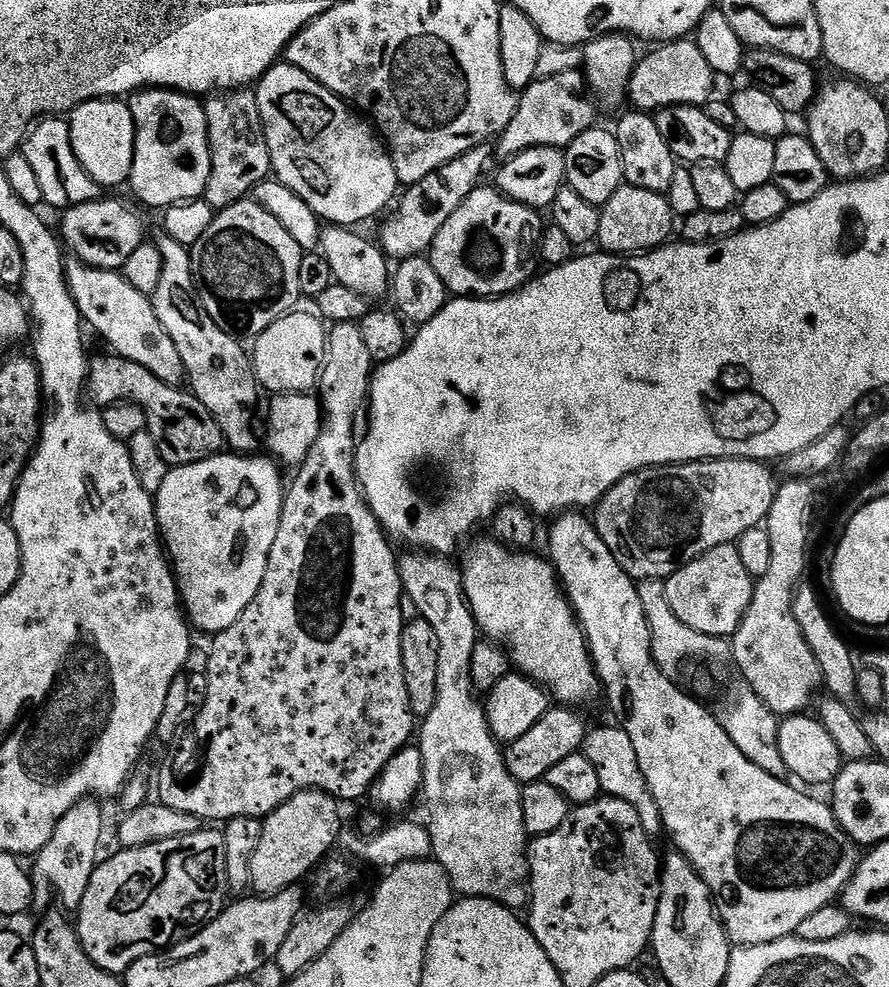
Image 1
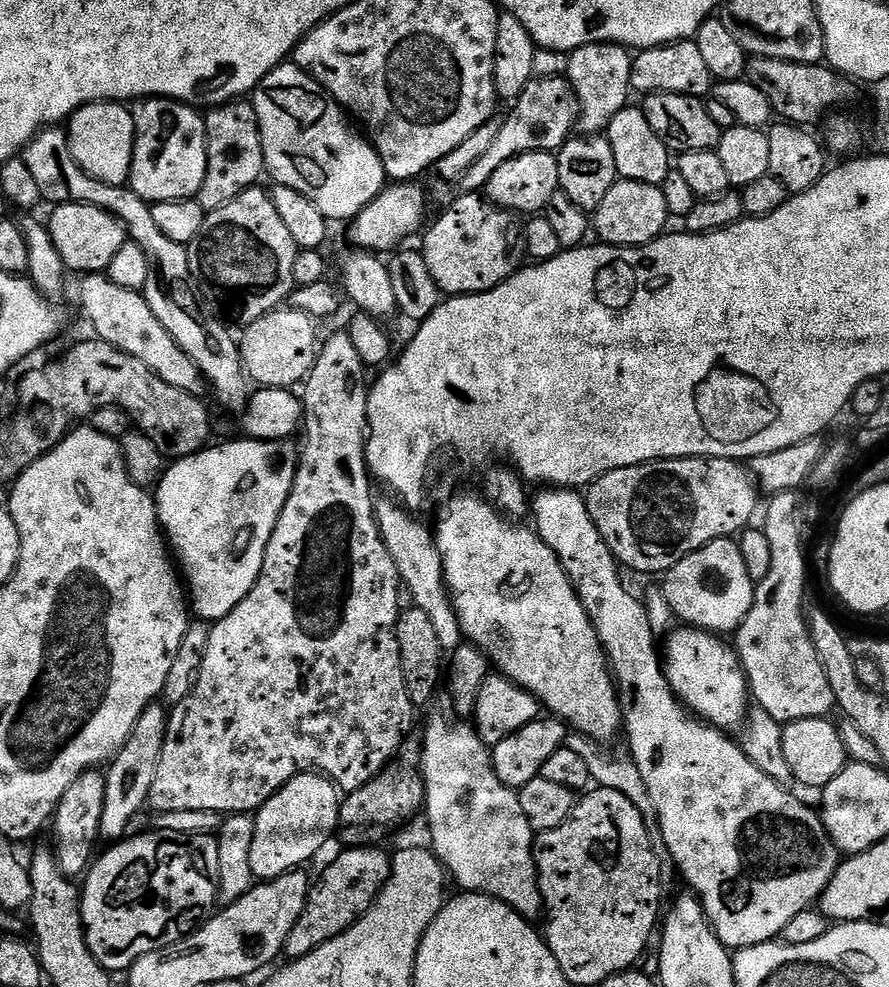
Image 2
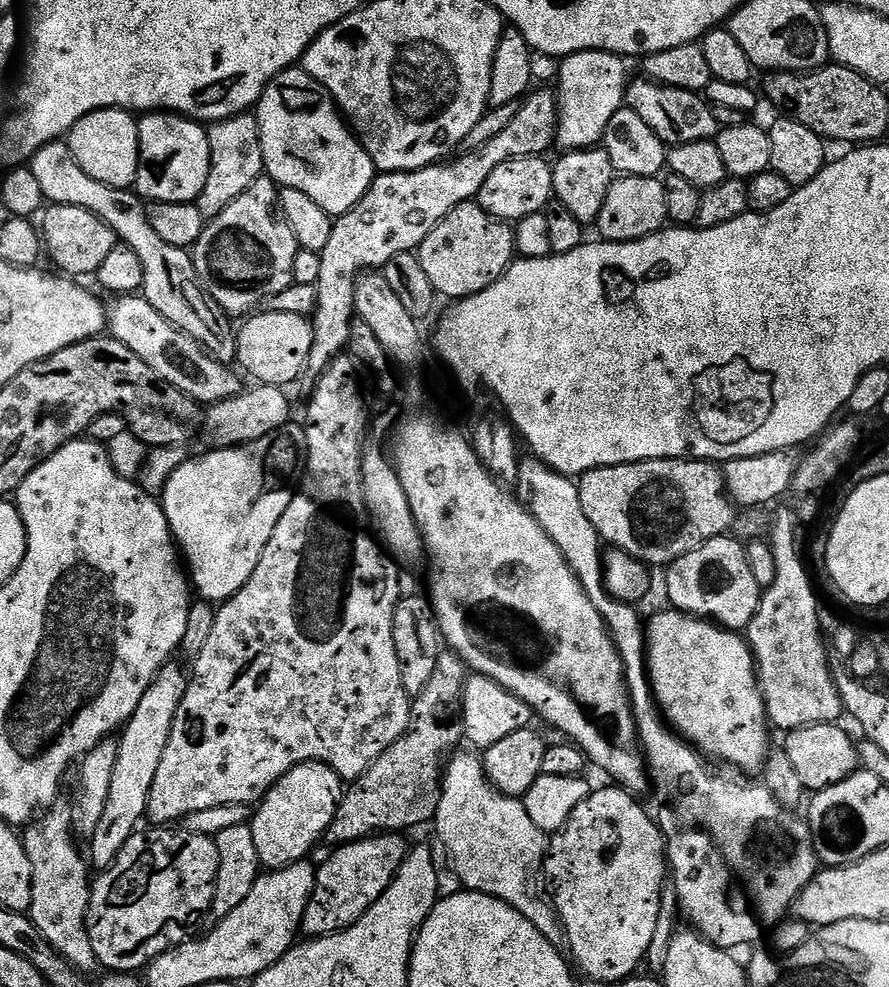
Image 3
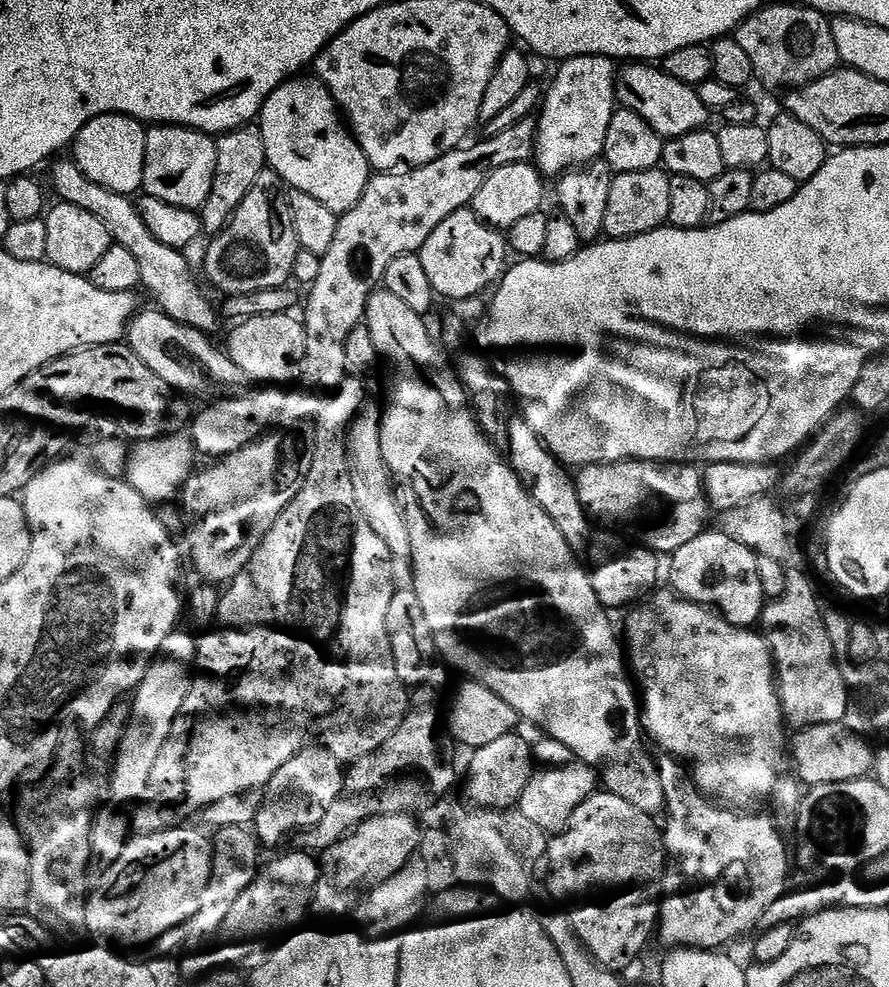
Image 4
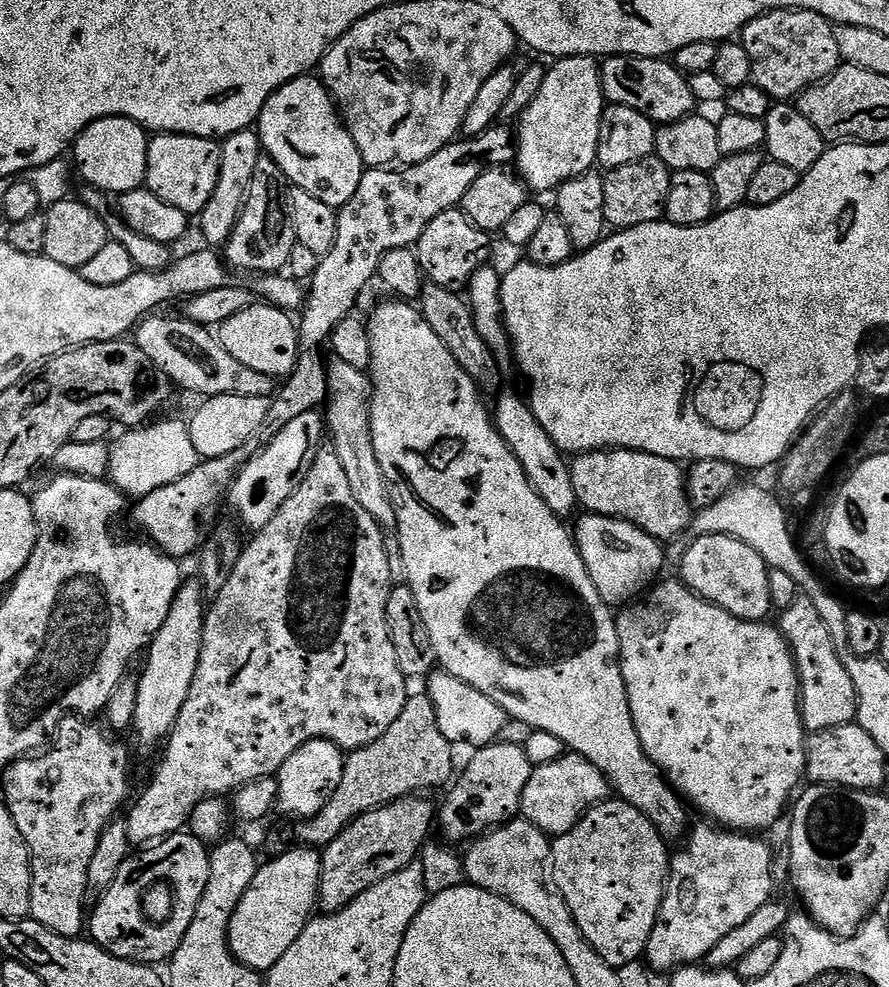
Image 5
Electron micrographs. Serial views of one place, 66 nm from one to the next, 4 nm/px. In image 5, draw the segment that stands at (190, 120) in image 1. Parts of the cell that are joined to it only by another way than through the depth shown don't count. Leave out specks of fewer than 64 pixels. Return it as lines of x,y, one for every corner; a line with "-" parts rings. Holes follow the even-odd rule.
161,132
148,141
148,179
146,187
162,202
178,206
178,210
198,214
210,202
220,173
220,144
215,140
183,136
177,132

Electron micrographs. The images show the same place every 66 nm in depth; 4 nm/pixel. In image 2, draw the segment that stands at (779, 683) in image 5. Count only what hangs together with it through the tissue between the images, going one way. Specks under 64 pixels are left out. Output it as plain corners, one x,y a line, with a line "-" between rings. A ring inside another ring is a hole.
678,628
669,631
666,636
668,641
662,644
664,676
672,687
672,693
693,716
700,717
705,724
721,730
739,729
748,718
750,693
748,679
740,667
735,647
731,643
723,644
719,635
702,632
699,628

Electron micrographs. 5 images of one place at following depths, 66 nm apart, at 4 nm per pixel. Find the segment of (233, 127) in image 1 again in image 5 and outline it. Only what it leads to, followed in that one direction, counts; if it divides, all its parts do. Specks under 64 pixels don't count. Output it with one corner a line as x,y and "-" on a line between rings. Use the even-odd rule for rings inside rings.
243,128
223,137
220,144
220,173
218,186
214,186
214,194
210,194
210,202
198,213
200,232
204,235
205,245
223,246
232,236
232,231
238,226
238,220
248,201
248,191
254,182
254,170
258,170
258,162
262,155
262,145
259,131

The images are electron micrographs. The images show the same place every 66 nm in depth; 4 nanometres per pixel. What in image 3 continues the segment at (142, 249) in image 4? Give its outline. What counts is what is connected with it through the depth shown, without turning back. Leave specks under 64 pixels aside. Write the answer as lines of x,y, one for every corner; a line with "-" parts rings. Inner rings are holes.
63,139
42,146
42,150
38,150
38,154
32,156
30,167
34,178
38,178
42,194
49,205
82,206
82,210
90,210
94,214
98,214
98,218
102,218
102,222
106,222
106,226
110,226
110,230
114,230
117,241
123,247
134,250
134,254
138,254
138,259
142,262
142,270
144,271
142,295
144,299
150,302
150,306
154,306
154,310
158,310
158,314
162,314
162,318
166,318
175,328
182,330
187,336
198,341
221,364
231,365
236,360
236,337
233,329
230,330
223,324
225,321
216,305
213,304
212,297
205,292
200,284
200,279
196,276
194,270
191,251
178,246
170,246
170,242
165,242
154,231
154,226
150,226
148,204
132,188
105,186
103,182
90,178
90,174
86,174
86,170
82,170
82,166
78,166
78,161
74,158
70,146

